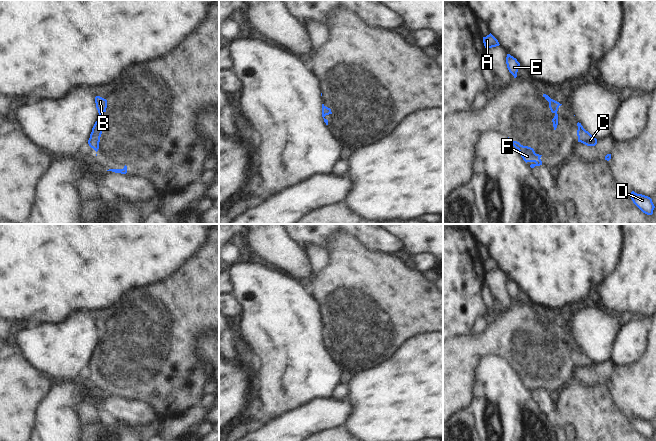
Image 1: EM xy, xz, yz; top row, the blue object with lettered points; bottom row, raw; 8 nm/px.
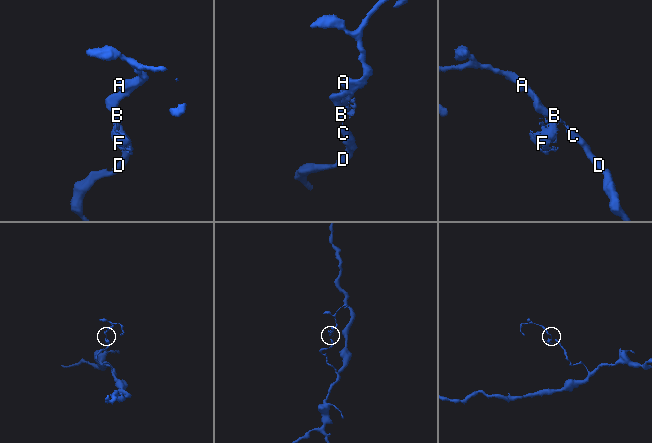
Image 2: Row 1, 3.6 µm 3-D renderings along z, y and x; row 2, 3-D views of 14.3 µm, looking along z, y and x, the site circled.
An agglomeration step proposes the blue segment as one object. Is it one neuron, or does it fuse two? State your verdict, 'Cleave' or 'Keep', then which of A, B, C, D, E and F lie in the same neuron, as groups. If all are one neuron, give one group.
Cleave. Groups: A B C D E / F

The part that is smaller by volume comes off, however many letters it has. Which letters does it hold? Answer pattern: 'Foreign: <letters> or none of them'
Foreign: F

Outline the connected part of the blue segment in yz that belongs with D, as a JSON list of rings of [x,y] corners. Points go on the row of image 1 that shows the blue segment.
[[[632,191],[630,194],[630,197],[633,201],[633,203],[645,214],[652,215],[653,210],[655,208],[652,199],[648,196],[637,194],[634,191]]]

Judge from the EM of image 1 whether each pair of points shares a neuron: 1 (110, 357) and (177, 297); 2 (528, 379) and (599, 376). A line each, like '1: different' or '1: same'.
1: same
2: different

